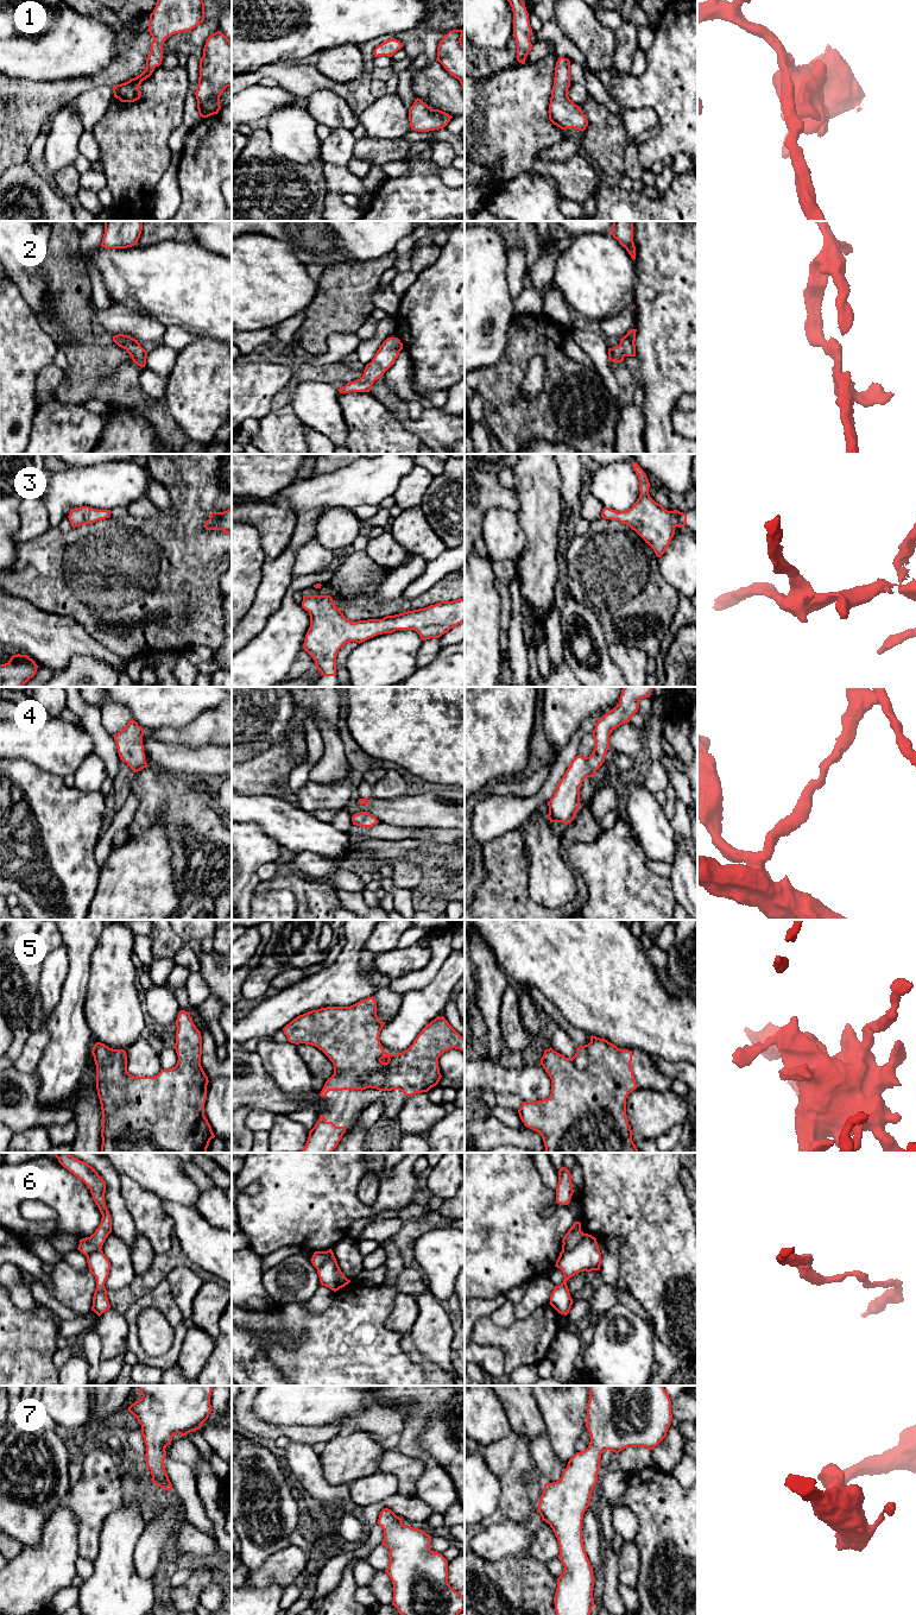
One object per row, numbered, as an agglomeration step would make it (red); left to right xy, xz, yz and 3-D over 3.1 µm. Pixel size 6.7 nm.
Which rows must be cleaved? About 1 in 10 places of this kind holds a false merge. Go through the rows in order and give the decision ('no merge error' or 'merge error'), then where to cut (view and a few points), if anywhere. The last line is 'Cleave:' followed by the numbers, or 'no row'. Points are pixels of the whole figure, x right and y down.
1: no merge error | no cut
2: no merge error | no cut
3: no merge error | no cut
4: no merge error | no cut
5: no merge error | no cut
6: merge error | yz (585, 1234), (574, 1248), (562, 1250)
7: no merge error | no cut
Cleave: 6

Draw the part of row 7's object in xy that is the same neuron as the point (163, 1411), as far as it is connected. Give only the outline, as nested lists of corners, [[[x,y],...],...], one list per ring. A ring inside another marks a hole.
[[[214,1386],[138,1387],[143,1396],[128,1407],[128,1412],[141,1425],[151,1481],[170,1491],[172,1485],[164,1468],[165,1447],[175,1434],[187,1436],[201,1428],[213,1411],[210,1395]]]

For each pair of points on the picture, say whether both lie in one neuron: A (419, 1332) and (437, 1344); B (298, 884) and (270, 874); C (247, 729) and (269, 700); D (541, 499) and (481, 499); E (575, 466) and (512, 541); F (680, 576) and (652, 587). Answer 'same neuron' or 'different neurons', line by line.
A: same neuron
B: different neurons
C: same neuron
D: different neurons
E: different neurons
F: different neurons

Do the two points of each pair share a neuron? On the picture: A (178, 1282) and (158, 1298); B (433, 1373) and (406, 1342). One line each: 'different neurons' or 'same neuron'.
A: different neurons
B: same neuron

